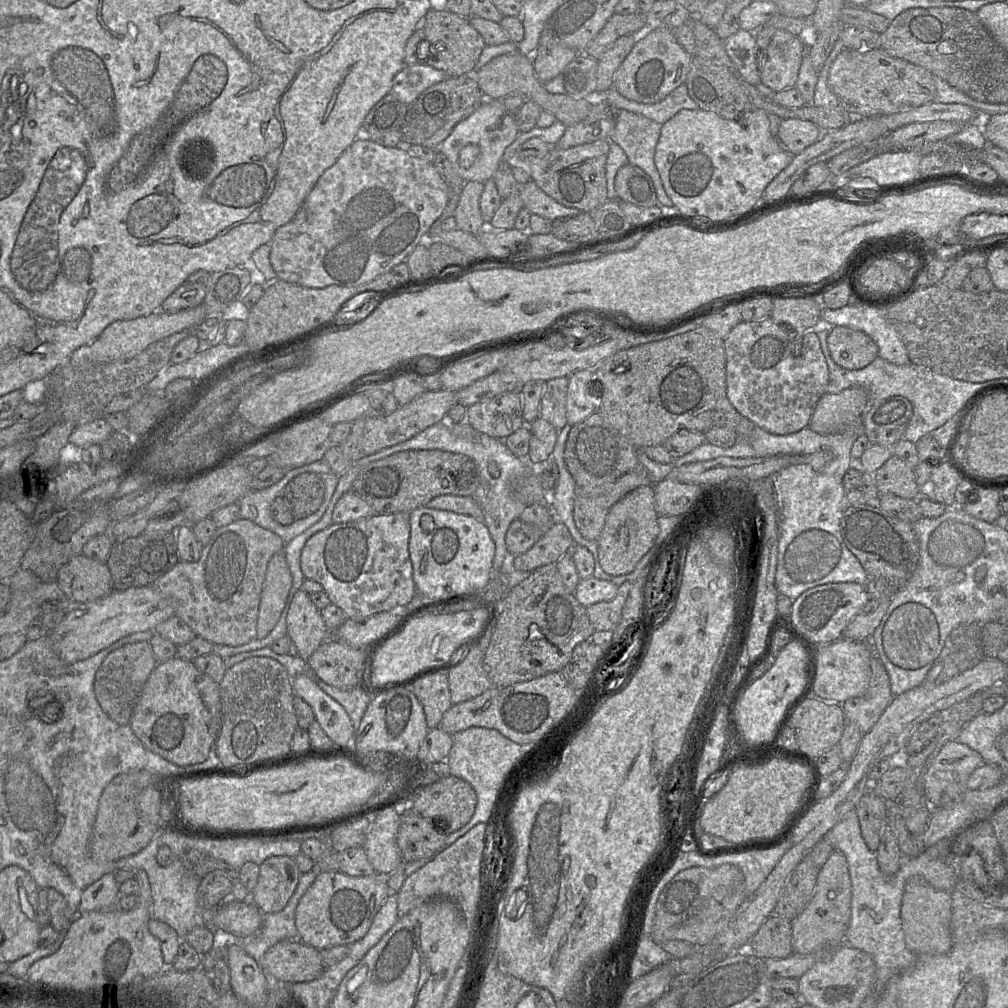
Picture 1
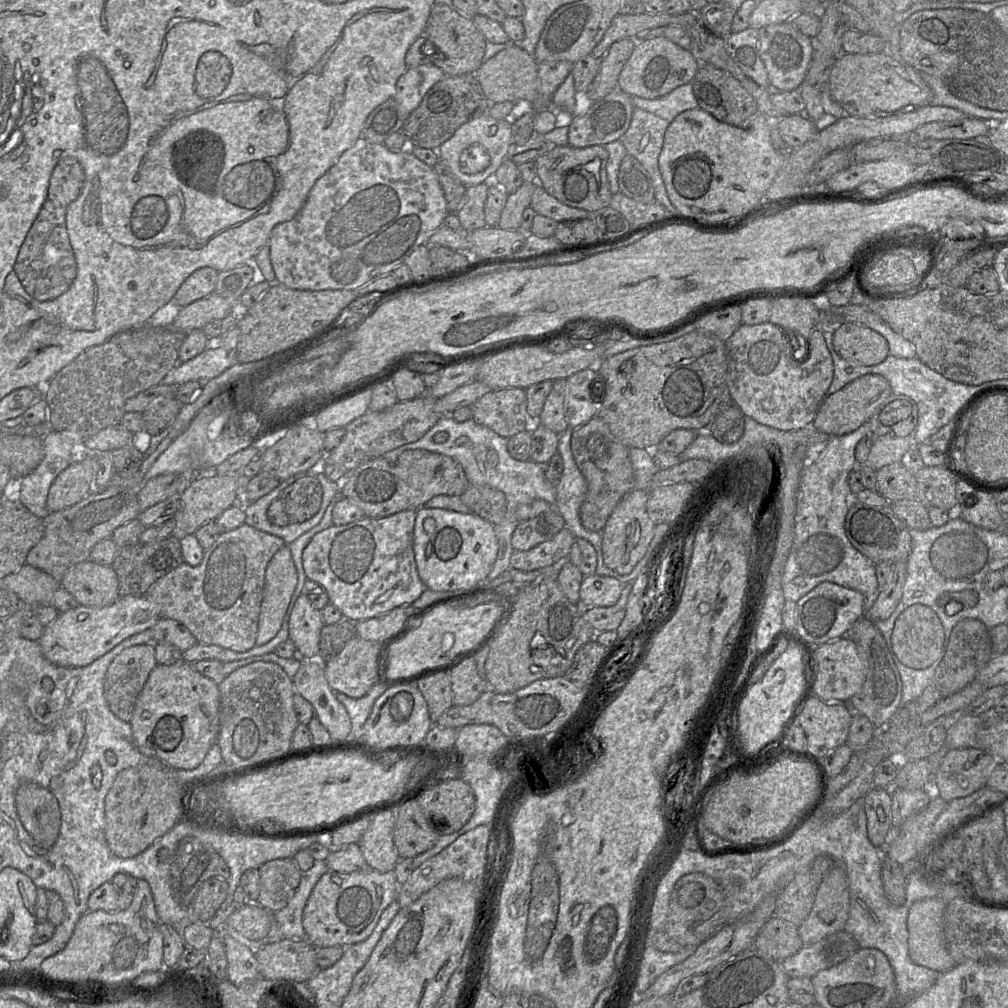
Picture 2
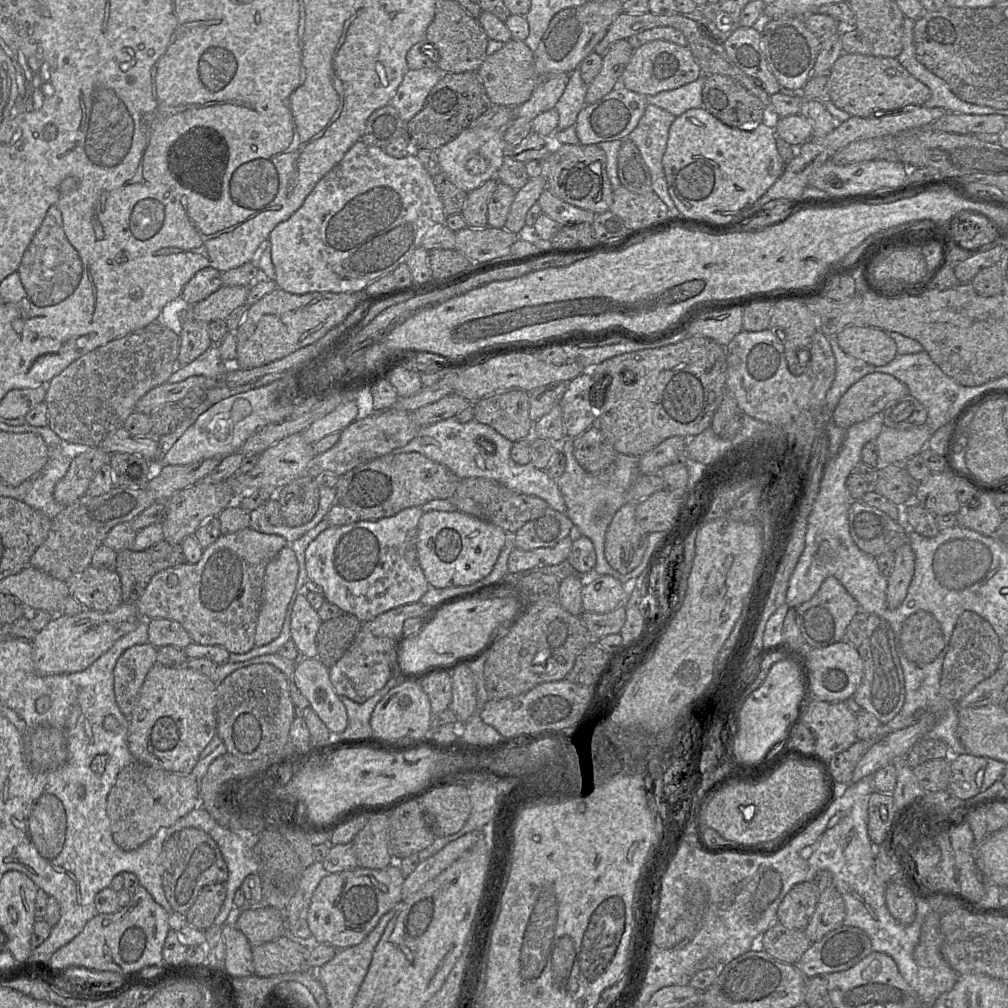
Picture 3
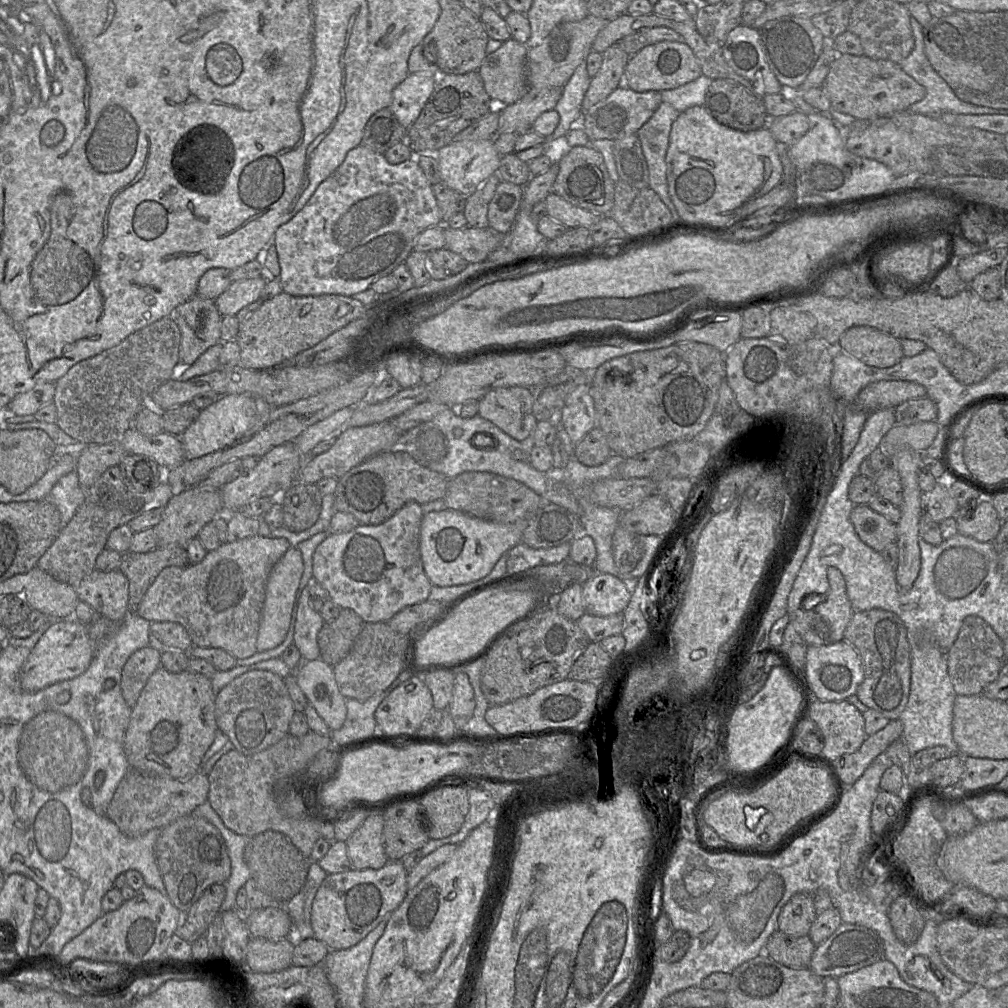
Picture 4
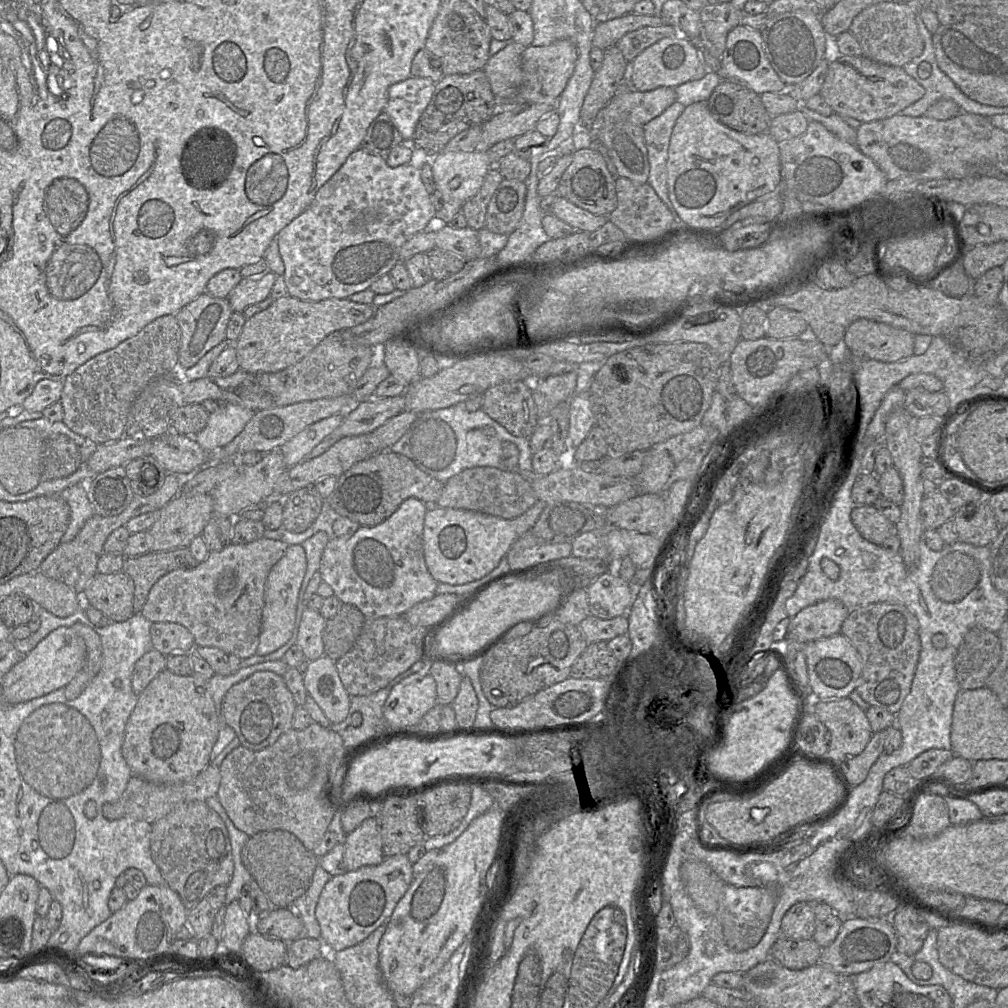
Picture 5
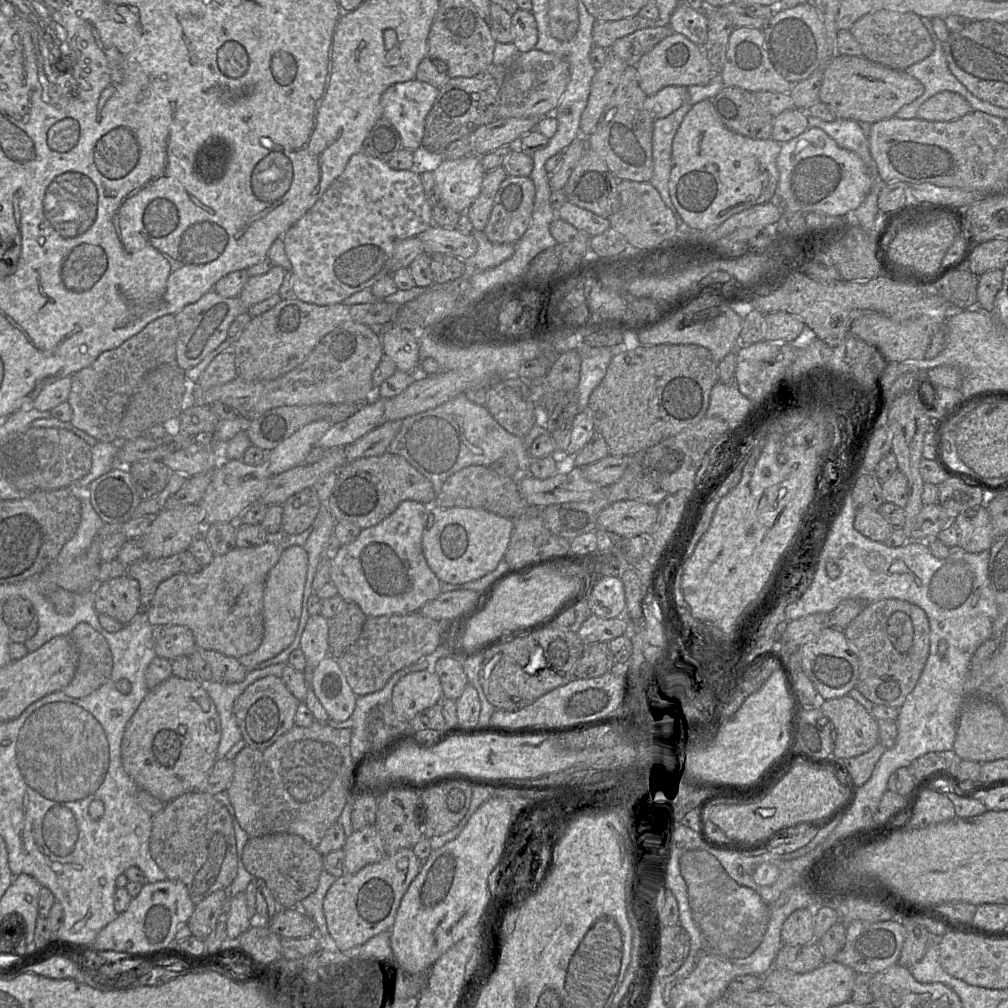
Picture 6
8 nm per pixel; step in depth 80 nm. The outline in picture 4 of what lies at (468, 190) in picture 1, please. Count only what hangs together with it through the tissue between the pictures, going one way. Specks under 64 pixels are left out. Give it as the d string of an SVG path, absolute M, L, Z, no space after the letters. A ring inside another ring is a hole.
M494 173L472 195L466 198L463 214L467 220L467 227L477 229L488 227L488 205L500 182L500 176Z

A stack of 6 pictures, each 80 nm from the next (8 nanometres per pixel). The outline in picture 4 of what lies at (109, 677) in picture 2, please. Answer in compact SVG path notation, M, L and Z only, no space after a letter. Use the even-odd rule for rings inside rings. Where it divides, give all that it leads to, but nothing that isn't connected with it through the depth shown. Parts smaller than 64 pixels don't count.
M147 646L135 651L125 663L120 687L123 698L131 708L146 685L149 677L161 667L161 652Z

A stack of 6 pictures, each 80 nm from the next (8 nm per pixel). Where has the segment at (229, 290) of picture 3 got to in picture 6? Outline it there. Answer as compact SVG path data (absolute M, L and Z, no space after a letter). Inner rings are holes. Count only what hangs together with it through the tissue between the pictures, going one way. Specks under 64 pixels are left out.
M273 266L263 275L251 276L239 294L239 299L246 309L278 294L286 271L280 266Z

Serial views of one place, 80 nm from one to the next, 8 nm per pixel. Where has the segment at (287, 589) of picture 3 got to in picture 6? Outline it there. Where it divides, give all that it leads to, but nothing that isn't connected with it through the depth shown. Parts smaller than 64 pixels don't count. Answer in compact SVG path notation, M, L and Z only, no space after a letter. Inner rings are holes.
M293 545L282 551L280 559L268 572L263 595L263 639L254 652L239 658L240 663L248 671L259 669L261 662L278 655L295 639L300 622L307 569L307 551L302 546Z

